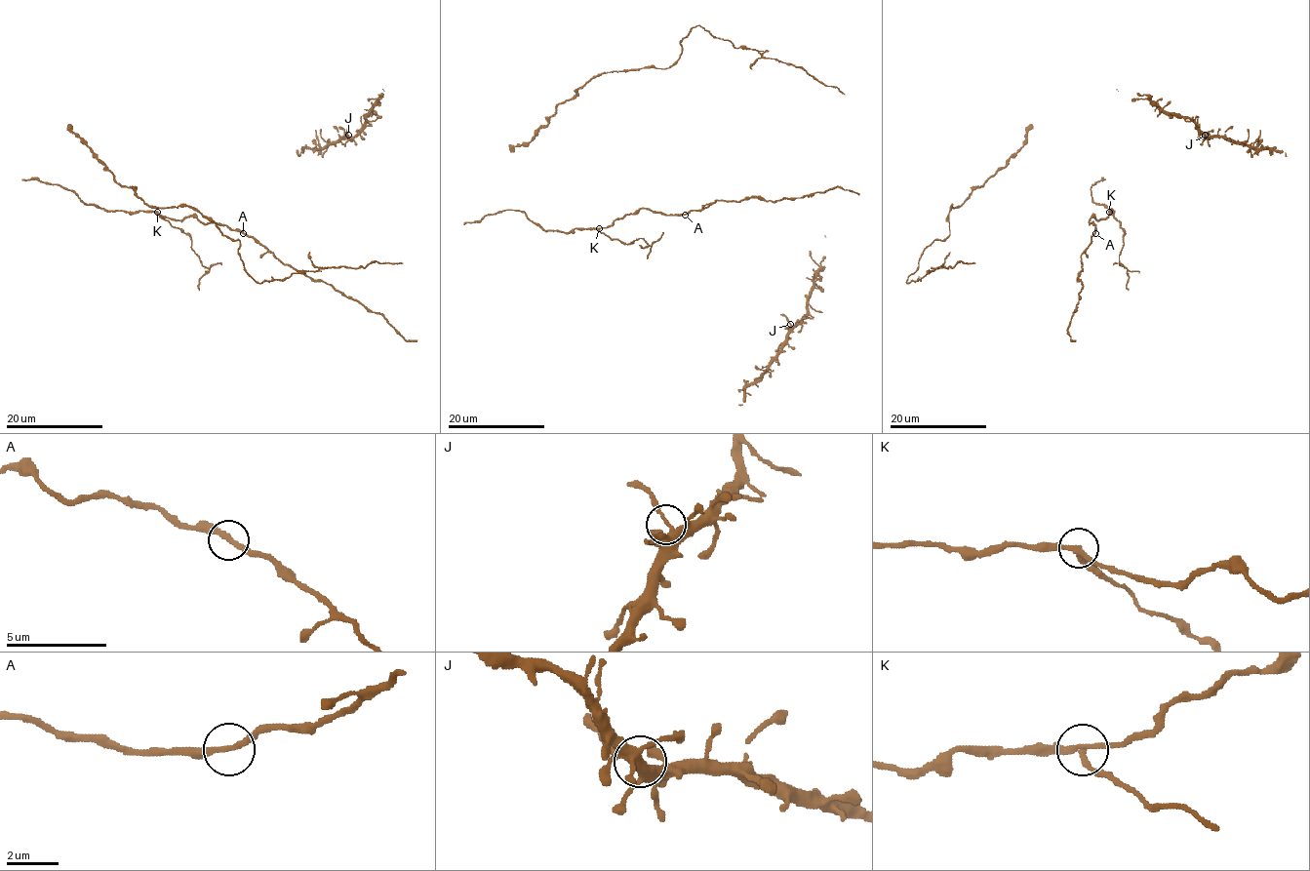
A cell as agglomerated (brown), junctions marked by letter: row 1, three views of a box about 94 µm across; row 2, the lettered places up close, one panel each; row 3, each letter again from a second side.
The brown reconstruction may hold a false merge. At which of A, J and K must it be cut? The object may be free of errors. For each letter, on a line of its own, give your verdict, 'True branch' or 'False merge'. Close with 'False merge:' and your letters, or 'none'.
A: True branch
J: True branch
K: False merge
False merge: K

